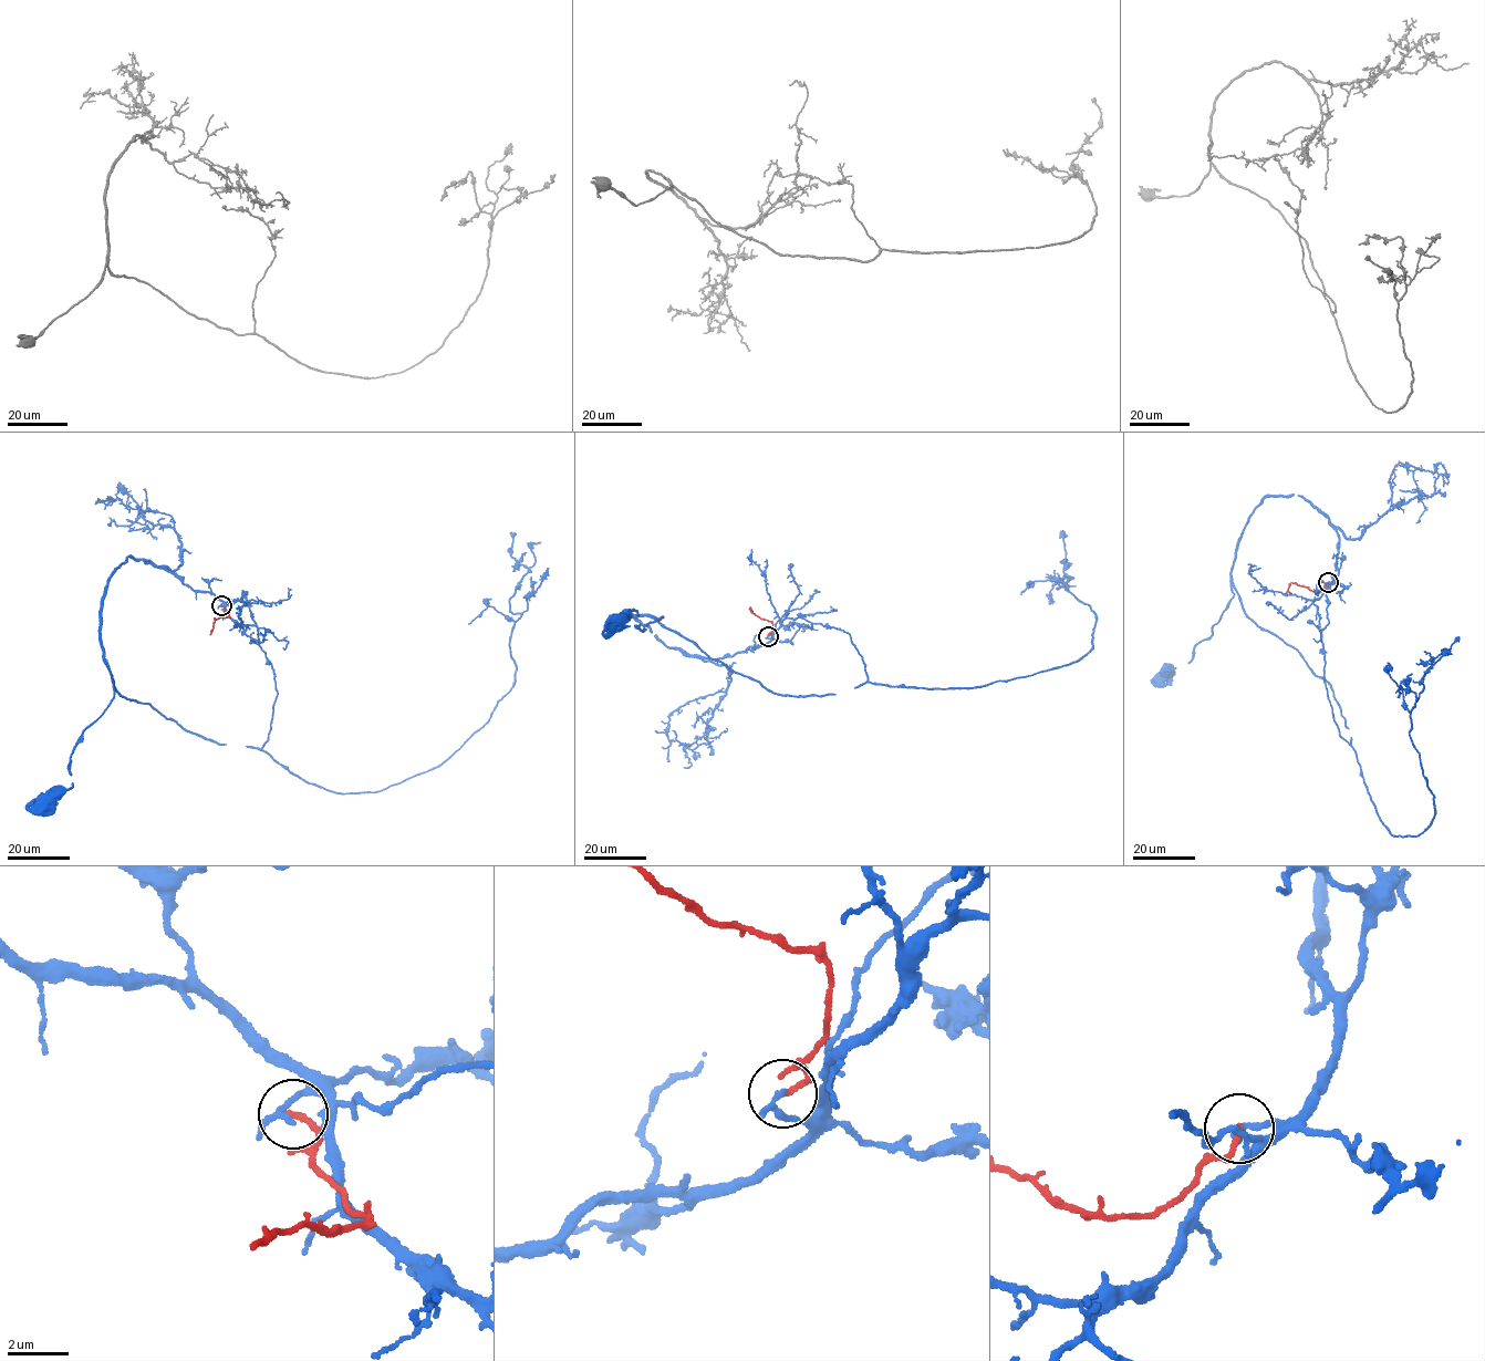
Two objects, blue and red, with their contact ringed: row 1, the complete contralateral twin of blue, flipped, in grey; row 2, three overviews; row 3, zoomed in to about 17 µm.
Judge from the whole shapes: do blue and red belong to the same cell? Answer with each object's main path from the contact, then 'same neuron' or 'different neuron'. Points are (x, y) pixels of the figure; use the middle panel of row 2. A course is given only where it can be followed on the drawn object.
course blue (768, 635), (731, 656), (696, 657), (668, 647), (627, 614), (663, 617), (642, 632), (637, 613), (624, 614); course red (768, 635), (772, 622), (760, 619), (749, 609); different neuron

